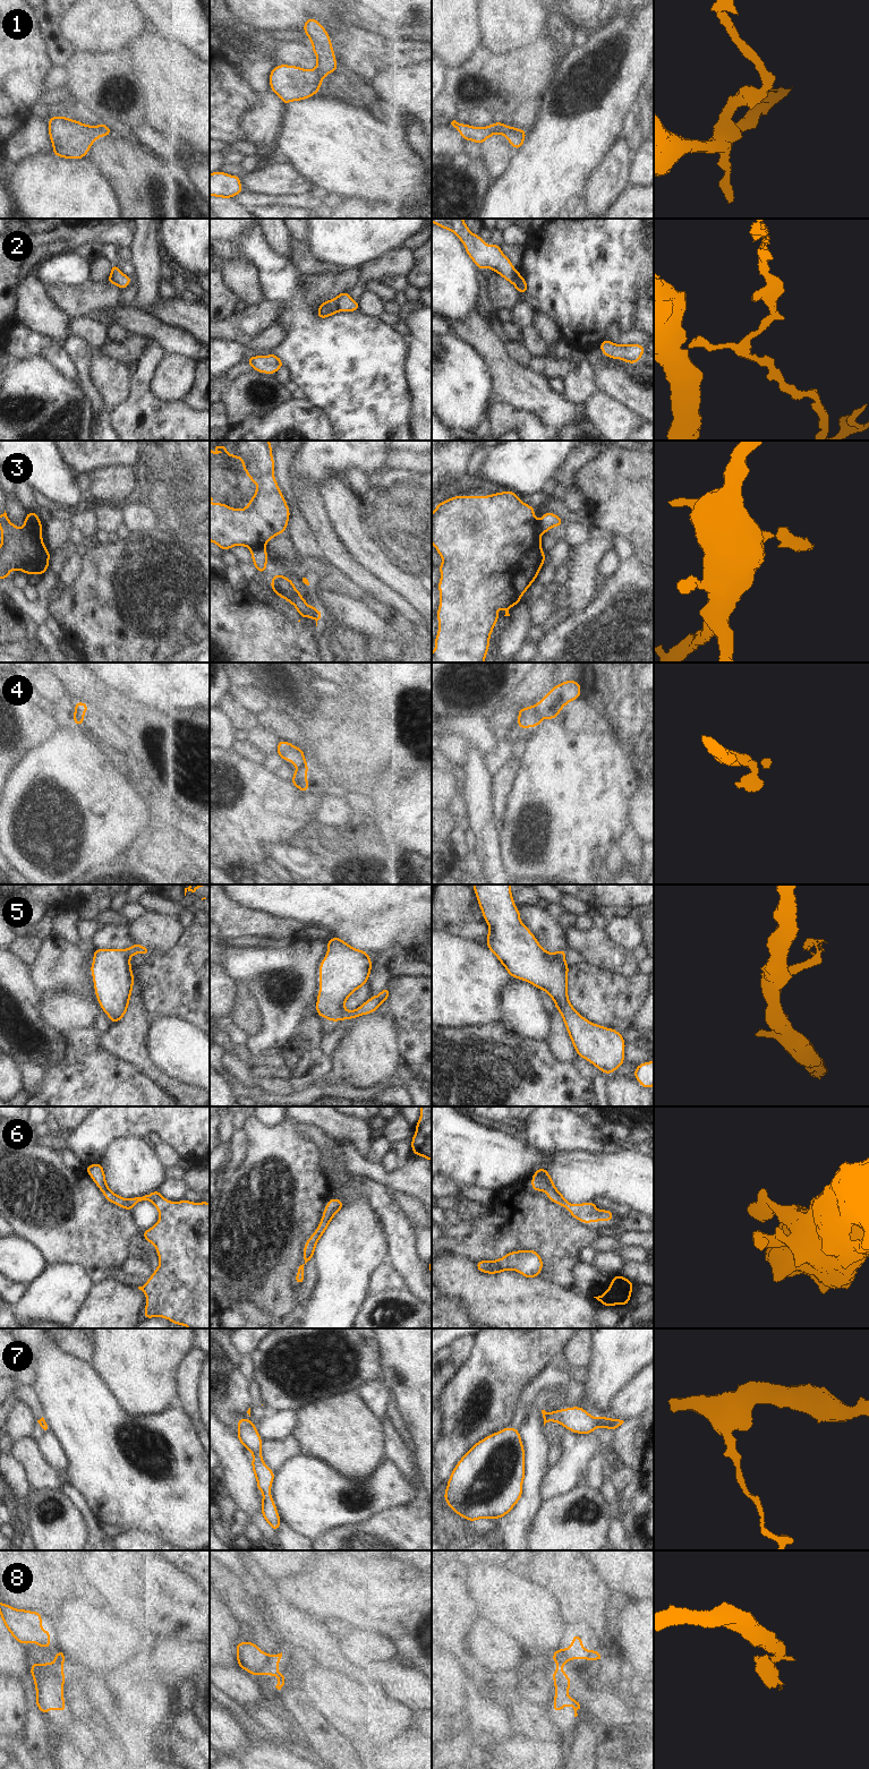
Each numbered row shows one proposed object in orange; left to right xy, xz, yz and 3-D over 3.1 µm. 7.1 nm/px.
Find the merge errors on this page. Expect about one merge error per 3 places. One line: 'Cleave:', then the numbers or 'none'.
Cleave: 2, 3, 4, 8

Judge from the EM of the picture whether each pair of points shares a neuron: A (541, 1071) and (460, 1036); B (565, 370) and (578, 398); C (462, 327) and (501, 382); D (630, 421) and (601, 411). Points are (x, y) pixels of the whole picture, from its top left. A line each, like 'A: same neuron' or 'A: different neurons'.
A: same neuron
B: different neurons
C: same neuron
D: same neuron

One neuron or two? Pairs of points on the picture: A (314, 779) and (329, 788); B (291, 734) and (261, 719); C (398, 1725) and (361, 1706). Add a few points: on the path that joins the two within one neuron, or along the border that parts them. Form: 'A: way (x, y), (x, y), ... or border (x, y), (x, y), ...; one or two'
A: way (317, 779), (325, 785); one
B: way (283, 727), (278, 721), (269, 719); one
C: way (398, 1712), (390, 1703), (374, 1703); one

